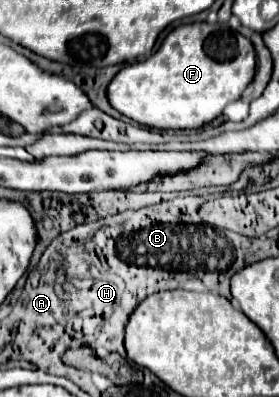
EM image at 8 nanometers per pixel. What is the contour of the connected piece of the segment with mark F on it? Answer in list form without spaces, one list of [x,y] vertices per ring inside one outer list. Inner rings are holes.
[[[193,22],[181,24],[167,34],[161,48],[143,62],[125,66],[109,84],[107,94],[109,102],[127,118],[151,126],[151,128],[175,128],[175,130],[191,130],[201,128],[223,114],[223,108],[235,100],[239,100],[245,88],[255,78],[255,48],[249,38],[239,32],[233,32],[225,24],[207,24]]]

